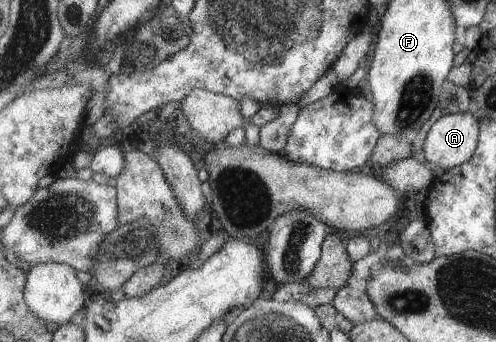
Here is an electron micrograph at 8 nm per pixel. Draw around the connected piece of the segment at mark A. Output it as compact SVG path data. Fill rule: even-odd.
M453 113L440 118L427 133L423 143L425 160L431 166L445 168L451 172L455 167L468 163L476 154L480 143L480 121L476 113Z

